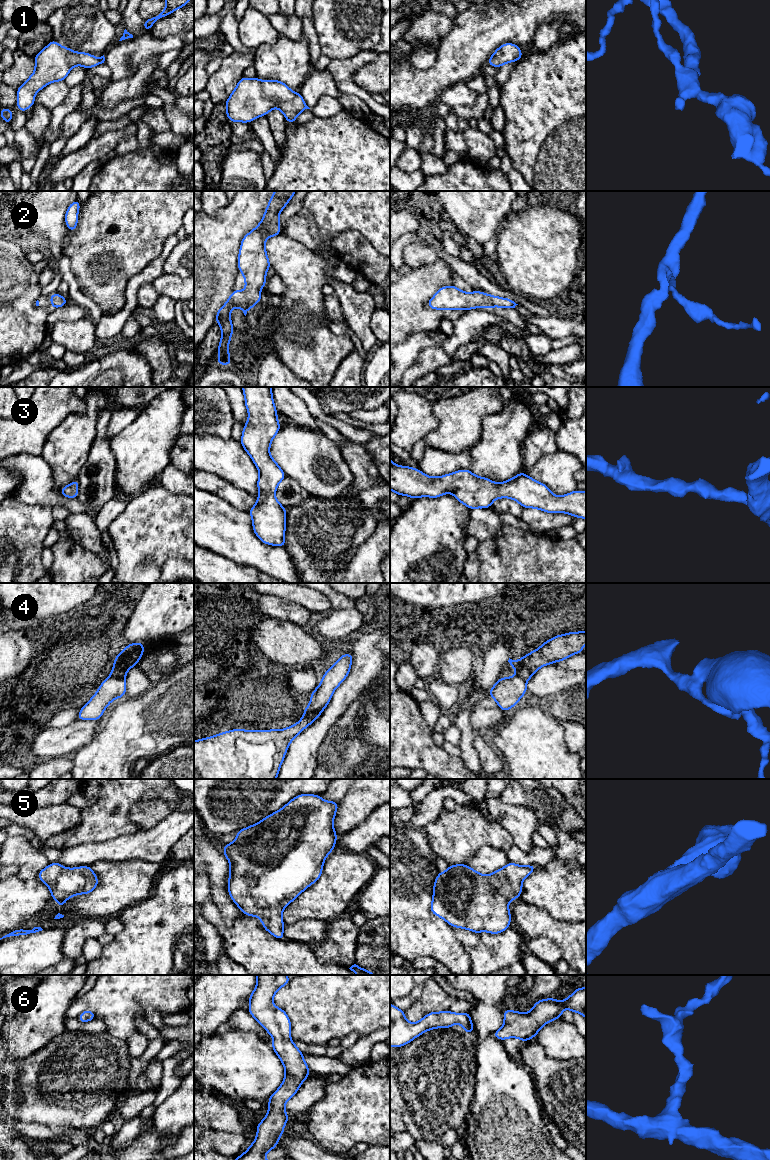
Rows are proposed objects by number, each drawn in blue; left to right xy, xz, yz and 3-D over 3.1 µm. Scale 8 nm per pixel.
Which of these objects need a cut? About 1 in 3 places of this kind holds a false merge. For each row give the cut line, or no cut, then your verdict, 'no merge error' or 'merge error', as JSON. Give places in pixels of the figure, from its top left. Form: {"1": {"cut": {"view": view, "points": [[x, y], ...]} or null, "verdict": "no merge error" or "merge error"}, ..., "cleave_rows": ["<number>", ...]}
{"1": {"cut": null, "verdict": "no merge error"}, "2": {"cut": null, "verdict": "no merge error"}, "3": {"cut": null, "verdict": "no merge error"}, "4": {"cut": {"view": "xz", "points": [[320, 712], [304, 716]]}, "verdict": "merge error"}, "5": {"cut": null, "verdict": "no merge error"}, "6": {"cut": null, "verdict": "no merge error"}, "cleave_rows": ["4"]}

